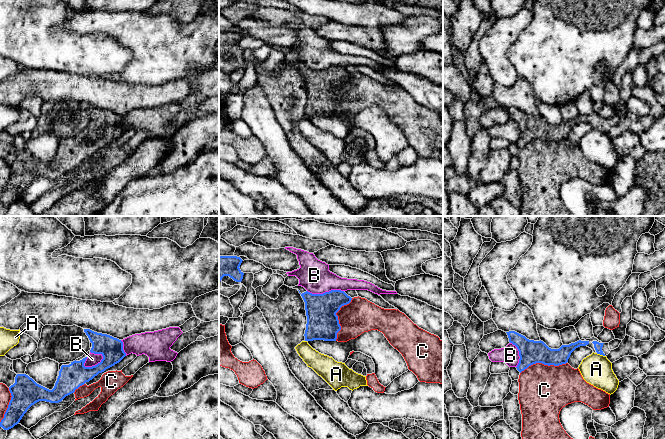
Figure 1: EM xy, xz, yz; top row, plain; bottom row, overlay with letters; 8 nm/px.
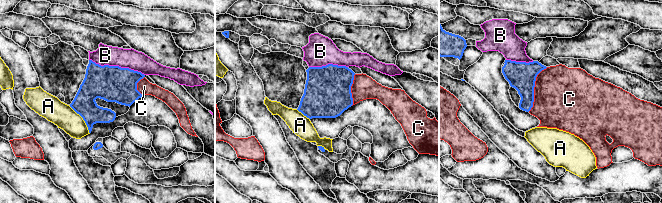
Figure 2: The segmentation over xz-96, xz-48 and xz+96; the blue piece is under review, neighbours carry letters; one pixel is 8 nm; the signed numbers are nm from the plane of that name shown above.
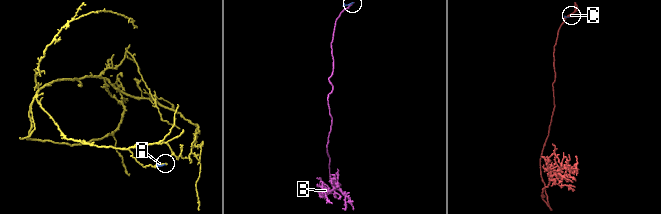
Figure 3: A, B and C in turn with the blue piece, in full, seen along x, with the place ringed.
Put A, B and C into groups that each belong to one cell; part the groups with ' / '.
A / B / C

